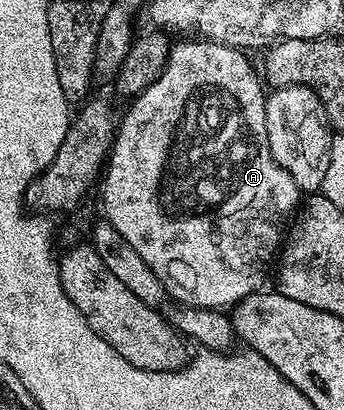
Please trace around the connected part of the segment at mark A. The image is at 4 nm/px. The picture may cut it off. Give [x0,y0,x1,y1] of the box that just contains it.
[101,38,301,310]

